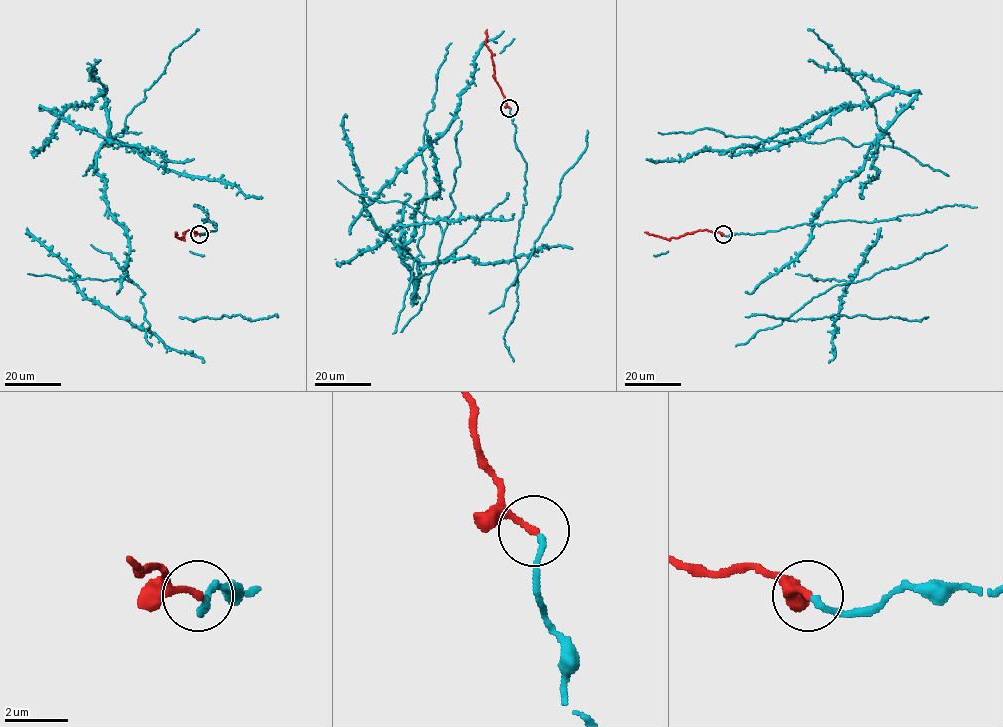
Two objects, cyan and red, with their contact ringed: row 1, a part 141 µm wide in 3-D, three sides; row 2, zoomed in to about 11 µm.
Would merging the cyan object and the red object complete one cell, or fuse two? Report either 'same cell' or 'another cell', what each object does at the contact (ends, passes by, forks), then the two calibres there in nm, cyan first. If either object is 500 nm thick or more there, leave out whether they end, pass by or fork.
same cell | cyan ends | red ends | 170/220 nm

